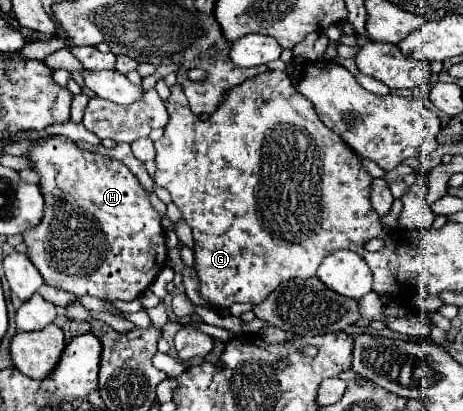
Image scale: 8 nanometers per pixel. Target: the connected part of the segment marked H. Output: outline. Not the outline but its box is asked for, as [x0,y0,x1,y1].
[23,135,167,301]

